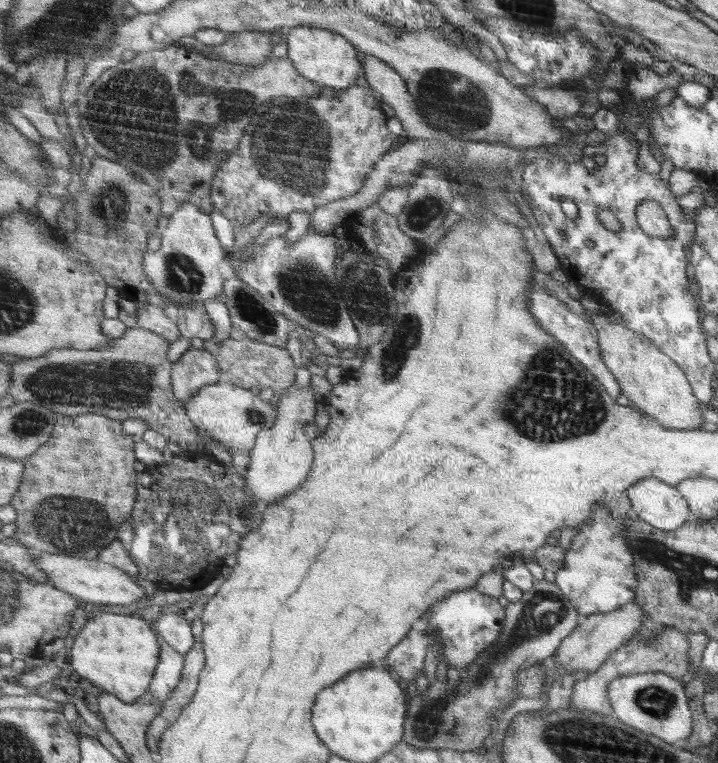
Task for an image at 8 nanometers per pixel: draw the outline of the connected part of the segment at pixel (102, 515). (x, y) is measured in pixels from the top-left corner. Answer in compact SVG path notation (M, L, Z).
M86 413L78 416L59 416L56 420L56 428L53 429L53 434L49 440L32 456L21 460L25 466L22 482L9 502L16 511L16 531L13 538L24 546L42 550L48 554L72 554L75 557L96 559L98 553L106 548L107 544L117 540L119 526L126 522L129 514L132 514L132 510L136 506L136 500L138 500L138 462L140 462L133 451L133 446L136 446L136 444L138 444L138 440L134 438L134 434L126 433L126 422L108 418L105 414Z

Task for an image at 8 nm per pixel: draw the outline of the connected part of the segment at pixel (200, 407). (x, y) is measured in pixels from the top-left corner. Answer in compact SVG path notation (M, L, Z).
M222 380L198 389L197 393L182 405L196 428L205 430L211 439L218 440L230 451L250 452L258 433L264 433L265 430L272 428L274 421L277 420L277 409L274 409L270 402L260 400L250 392L250 389Z

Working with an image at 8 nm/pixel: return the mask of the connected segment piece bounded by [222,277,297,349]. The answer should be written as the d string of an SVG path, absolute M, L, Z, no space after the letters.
M237 277L228 278L225 280L225 290L222 296L222 301L228 308L233 331L259 342L268 343L269 346L286 349L290 332L297 329L296 324L272 307L255 288L252 288L246 282L242 282Z

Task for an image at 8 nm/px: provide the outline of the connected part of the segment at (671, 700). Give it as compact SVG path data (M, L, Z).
M662 672L637 673L618 678L609 686L609 698L614 710L611 715L636 730L651 734L664 742L681 745L692 732L692 712L682 684L672 675Z

